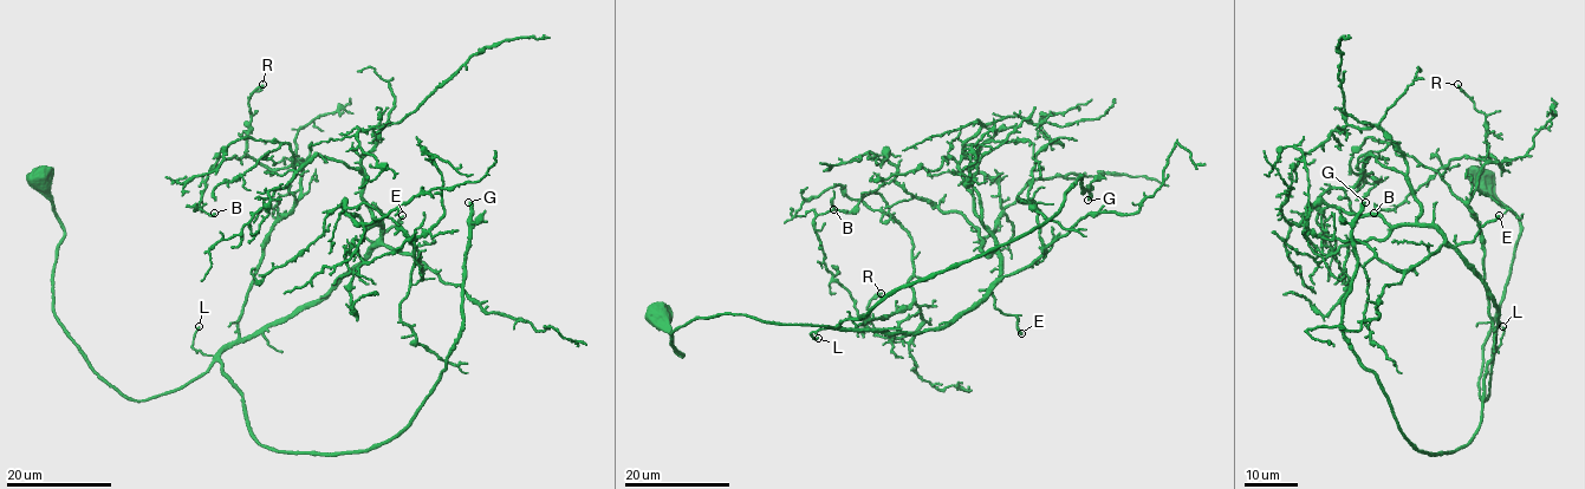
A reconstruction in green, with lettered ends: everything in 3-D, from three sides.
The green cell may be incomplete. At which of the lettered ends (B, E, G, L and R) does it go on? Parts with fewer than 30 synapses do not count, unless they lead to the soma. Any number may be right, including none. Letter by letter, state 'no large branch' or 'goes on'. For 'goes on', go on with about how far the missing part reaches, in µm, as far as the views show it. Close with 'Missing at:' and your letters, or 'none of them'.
B: no large branch
E: goes on; missing 50 µm
G: goes on; missing 80 µm
L: no large branch
R: no large branch
Missing at: E, G

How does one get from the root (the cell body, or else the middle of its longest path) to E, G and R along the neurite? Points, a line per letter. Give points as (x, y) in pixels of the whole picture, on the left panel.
E: (37, 177), (64, 229), (53, 312), (86, 363), (136, 401), (181, 389), (228, 347), (316, 304), (402, 215)
G: (37, 177), (86, 363), (142, 401), (218, 359), (284, 452), (409, 423), (461, 334), (468, 202)
R: (37, 177), (58, 324), (129, 398), (179, 390), (299, 197), (303, 163), (246, 152), (262, 84)

